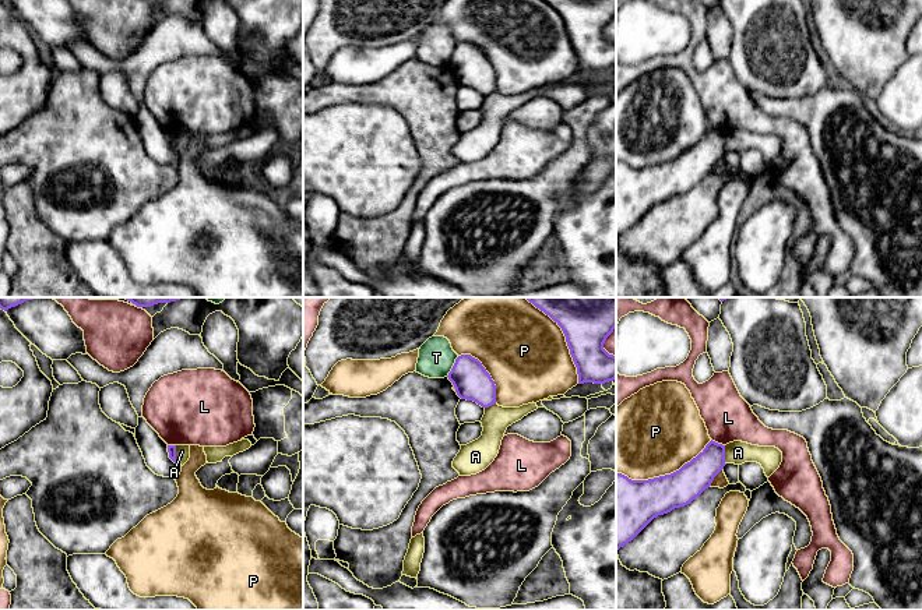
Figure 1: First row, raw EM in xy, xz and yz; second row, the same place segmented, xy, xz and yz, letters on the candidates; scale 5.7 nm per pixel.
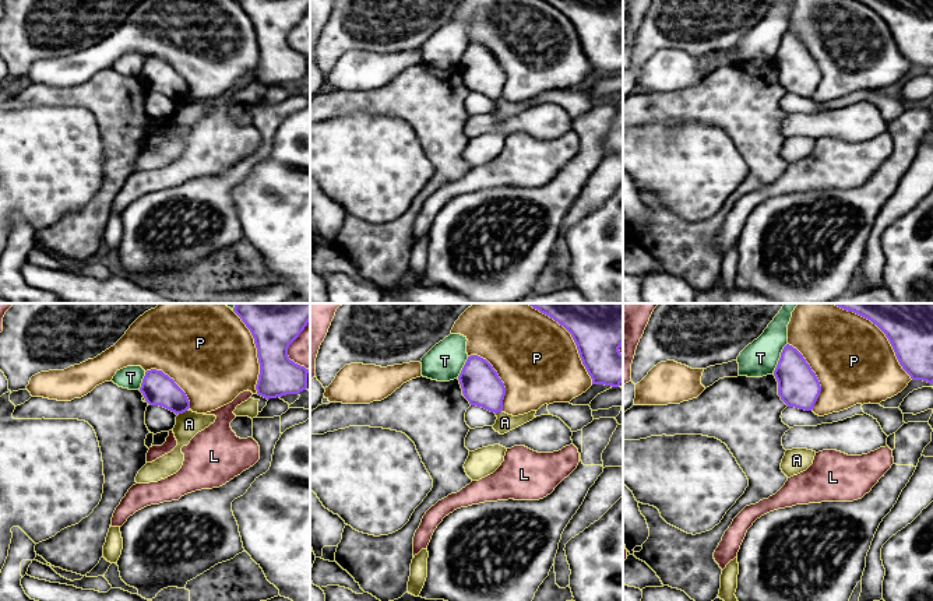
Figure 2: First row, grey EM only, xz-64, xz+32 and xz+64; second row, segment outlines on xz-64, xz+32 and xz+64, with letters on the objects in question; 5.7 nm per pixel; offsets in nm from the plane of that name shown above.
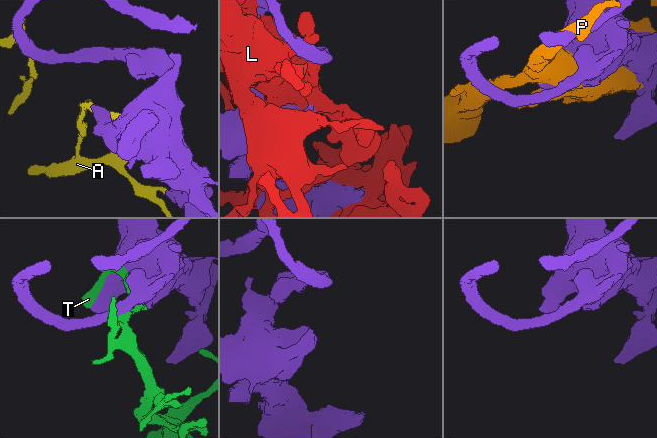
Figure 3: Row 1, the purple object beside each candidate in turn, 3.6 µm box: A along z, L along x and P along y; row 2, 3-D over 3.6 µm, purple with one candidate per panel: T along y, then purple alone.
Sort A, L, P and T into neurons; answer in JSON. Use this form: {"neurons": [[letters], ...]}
{"neurons": [["A"], ["L"], ["P"], ["T"]]}

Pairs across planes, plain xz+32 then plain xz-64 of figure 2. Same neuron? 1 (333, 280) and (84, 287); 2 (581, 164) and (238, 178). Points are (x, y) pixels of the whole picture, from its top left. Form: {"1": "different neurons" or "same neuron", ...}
{"1": "different neurons", "2": "same neuron"}

